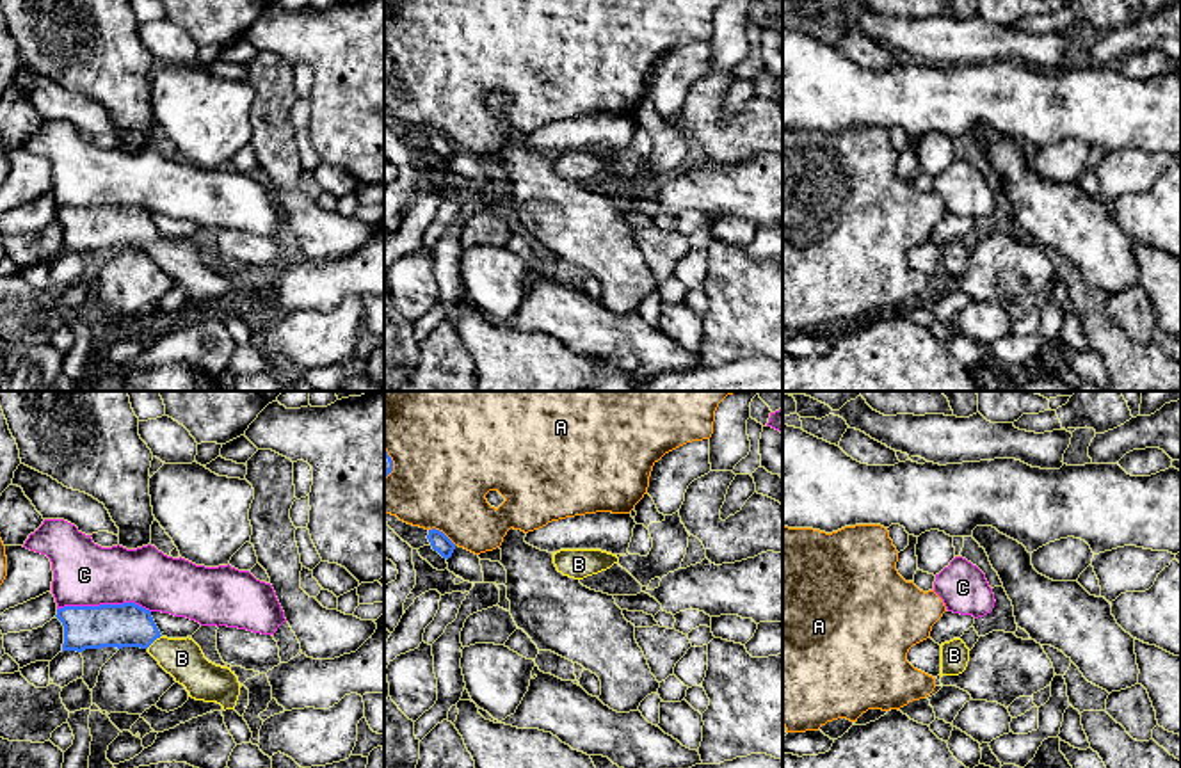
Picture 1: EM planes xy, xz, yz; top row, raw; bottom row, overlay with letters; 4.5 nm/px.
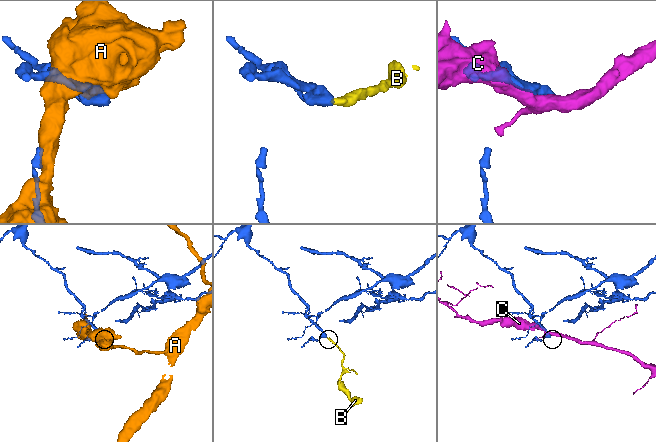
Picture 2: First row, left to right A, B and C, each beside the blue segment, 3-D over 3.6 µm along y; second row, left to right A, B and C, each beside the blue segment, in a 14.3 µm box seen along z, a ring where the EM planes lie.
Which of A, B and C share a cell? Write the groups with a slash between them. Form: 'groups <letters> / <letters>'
groups A / B / C

